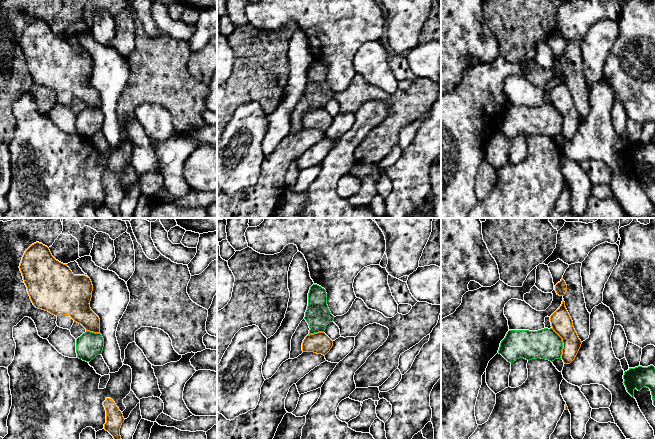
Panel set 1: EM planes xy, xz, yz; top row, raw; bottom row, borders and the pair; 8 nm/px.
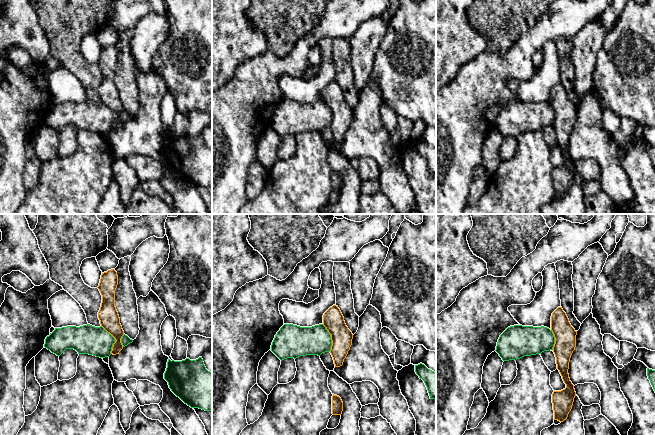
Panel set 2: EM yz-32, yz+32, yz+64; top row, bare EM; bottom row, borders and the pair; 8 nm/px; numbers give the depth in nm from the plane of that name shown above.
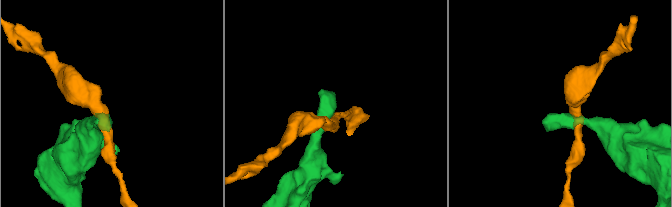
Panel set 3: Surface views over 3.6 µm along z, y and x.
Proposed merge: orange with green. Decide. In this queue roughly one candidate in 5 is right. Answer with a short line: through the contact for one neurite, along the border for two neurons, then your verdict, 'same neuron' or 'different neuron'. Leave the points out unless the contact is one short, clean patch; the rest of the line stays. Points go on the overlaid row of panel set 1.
line yz (551, 328), (561, 338), (561, 358); different neuron

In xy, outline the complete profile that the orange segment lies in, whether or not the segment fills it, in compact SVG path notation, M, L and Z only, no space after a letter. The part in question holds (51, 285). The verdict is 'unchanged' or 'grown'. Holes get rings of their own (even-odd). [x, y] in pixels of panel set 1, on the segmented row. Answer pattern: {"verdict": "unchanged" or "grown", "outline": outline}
{"verdict": "unchanged", "outline": "M39 242L25 251L19 268L36 308L57 317L69 315L86 331L100 333L100 319L89 304L93 291L89 277L74 275L67 264L56 260Z"}

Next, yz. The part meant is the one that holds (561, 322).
{"verdict": "unchanged", "outline": "M564 299L561 306L550 316L550 322L552 329L562 338L561 359L564 364L570 364L575 359L582 342L573 327Z"}

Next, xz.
{"verdict": "unchanged", "outline": "M318 332L305 337L302 343L302 351L314 352L325 356L332 346L333 341L324 332Z"}

